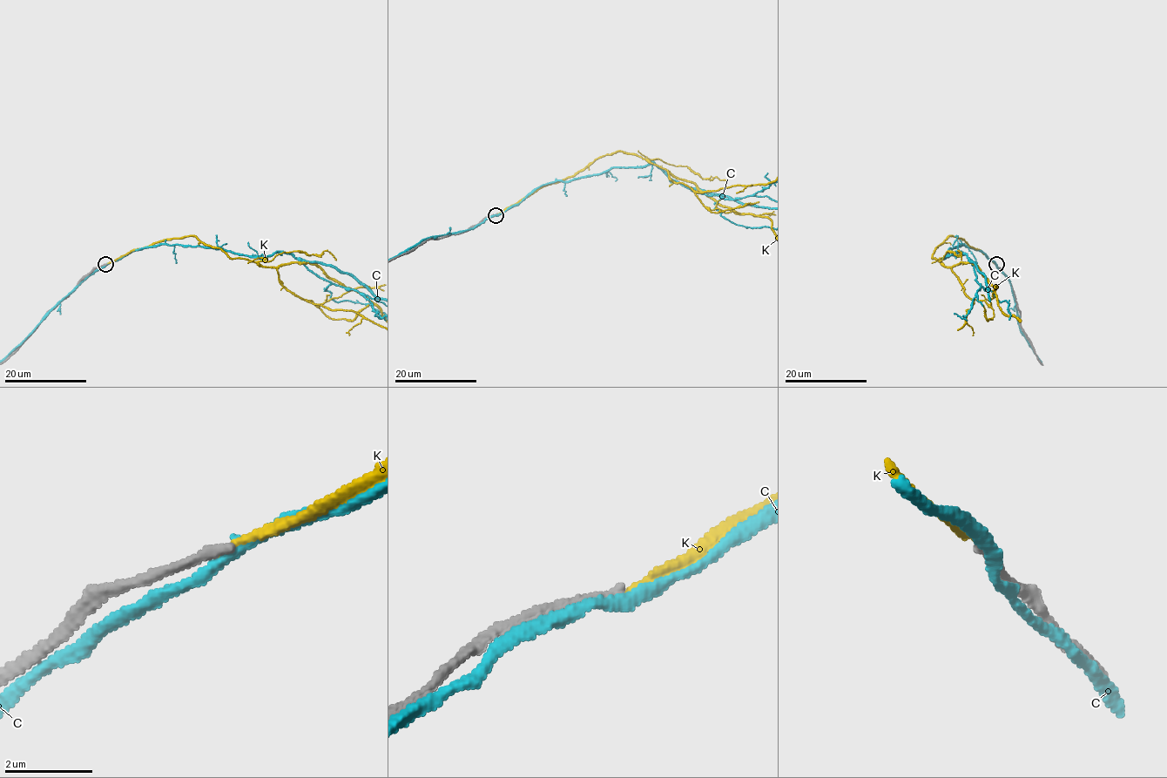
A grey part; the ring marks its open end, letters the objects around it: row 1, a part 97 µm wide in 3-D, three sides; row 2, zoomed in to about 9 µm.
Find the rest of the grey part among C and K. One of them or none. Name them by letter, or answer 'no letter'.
K

